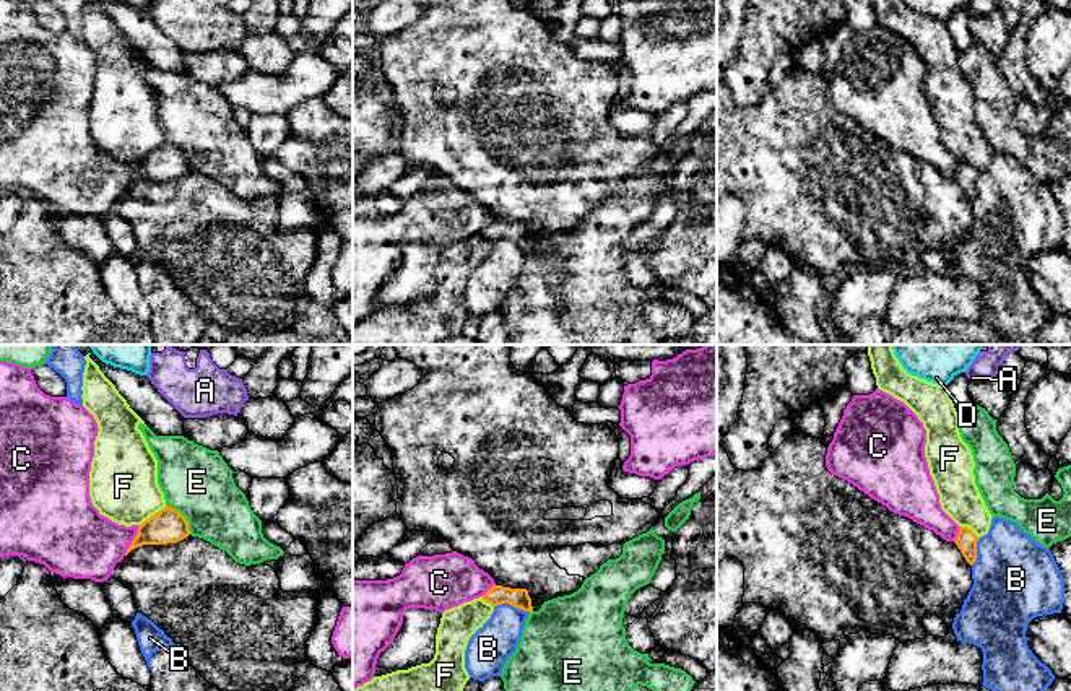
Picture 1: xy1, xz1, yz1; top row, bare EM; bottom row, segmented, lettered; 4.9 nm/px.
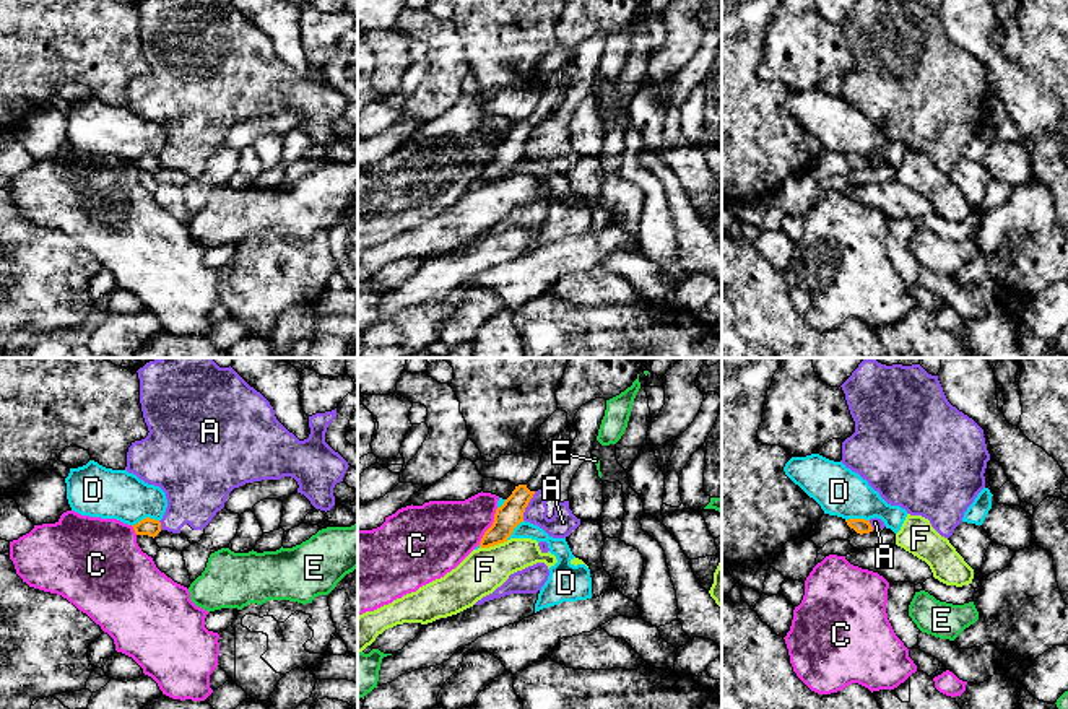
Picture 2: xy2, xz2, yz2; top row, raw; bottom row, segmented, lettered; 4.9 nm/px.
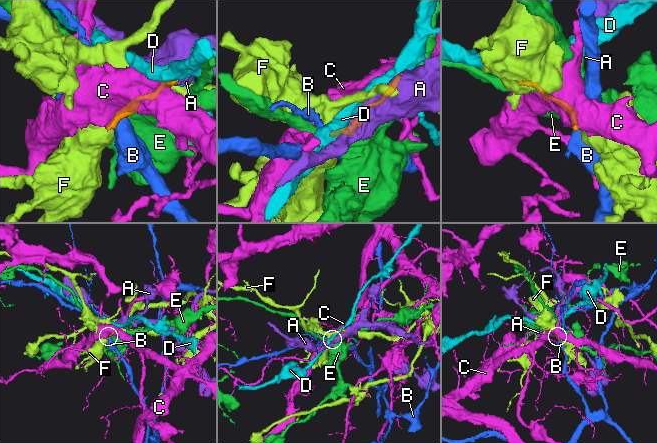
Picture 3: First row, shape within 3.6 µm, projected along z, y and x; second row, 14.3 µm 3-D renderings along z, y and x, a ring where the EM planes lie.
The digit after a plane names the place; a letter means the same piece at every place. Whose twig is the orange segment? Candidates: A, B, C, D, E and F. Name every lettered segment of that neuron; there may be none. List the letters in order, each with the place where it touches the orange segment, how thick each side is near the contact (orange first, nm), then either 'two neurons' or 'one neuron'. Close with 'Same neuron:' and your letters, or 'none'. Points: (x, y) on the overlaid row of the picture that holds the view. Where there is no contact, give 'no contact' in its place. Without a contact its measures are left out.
A: xz2 (527, 504) | 120/120 nm | two neurons
B: xz1 (512, 605) | 100/220 nm | two neurons
C: xz2 (491, 526) | 120/320 nm | two neurons
D: xy2 (145, 519) | 90/240 nm | two neurons
E: xy1 (184, 517) | 170/340 nm | two neurons
F: xz2 (493, 545) | 120/220 nm | two neurons
Same neuron: none

